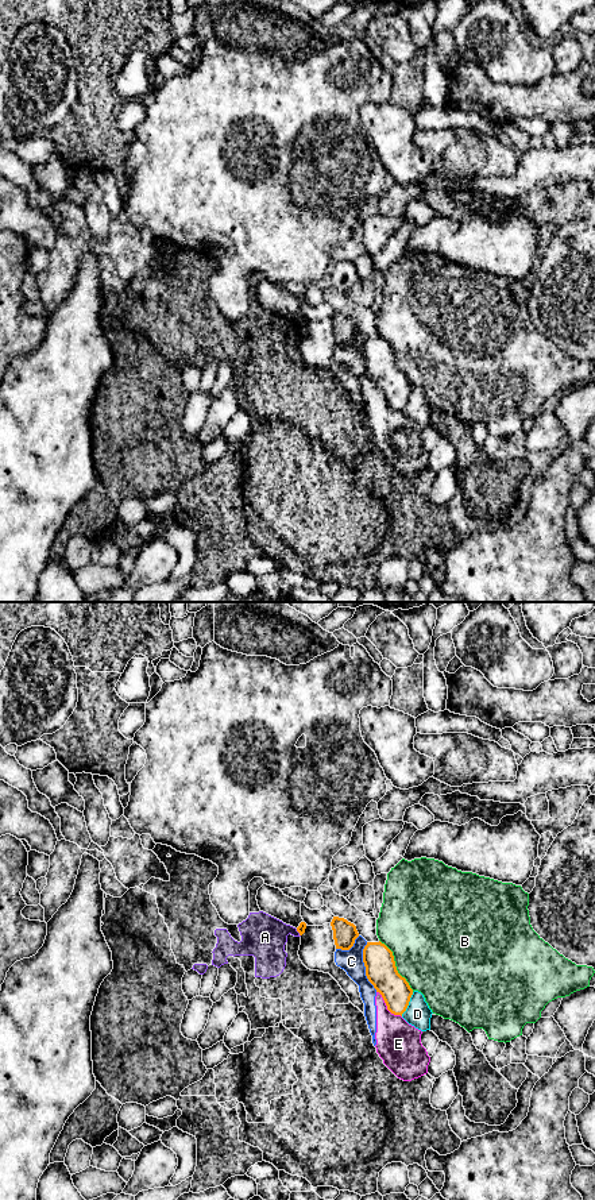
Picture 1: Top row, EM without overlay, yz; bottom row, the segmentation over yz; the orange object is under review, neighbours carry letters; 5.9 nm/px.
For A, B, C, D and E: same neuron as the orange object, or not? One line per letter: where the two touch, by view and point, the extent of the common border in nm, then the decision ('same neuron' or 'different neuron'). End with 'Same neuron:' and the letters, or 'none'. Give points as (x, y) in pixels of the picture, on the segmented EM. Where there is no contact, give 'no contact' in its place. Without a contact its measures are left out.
A: yz (298, 932) | 50 nm | different neuron
B: yz (394, 965) | 380 nm | different neuron
C: yz (364, 965) | 300 nm | different neuron
D: yz (408, 1004) | 160 nm | different neuron
E: yz (387, 1007) | 220 nm | different neuron
Same neuron: none

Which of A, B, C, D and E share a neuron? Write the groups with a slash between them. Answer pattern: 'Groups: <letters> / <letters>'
Groups: A / B / C E / D

